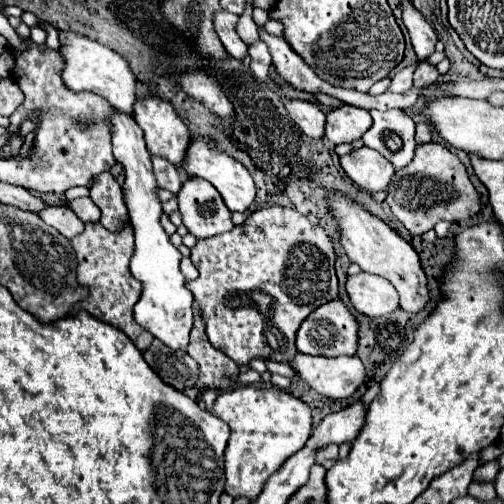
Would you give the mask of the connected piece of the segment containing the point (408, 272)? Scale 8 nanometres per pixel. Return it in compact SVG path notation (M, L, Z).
M327 192L327 198L331 200L331 210L341 230L341 246L345 248L349 260L359 264L361 270L389 280L401 296L399 306L409 314L419 314L429 302L429 288L427 288L427 276L421 268L419 256L411 248L411 244L405 242L397 232L393 232L383 220L369 214L347 196L339 192Z

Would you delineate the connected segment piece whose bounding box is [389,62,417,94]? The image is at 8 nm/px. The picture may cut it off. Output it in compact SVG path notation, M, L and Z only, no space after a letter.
M417 62L411 64L411 66L407 66L407 68L403 68L401 72L397 72L397 74L393 76L393 80L391 80L391 88L389 88L389 90L391 90L391 92L397 92L397 94L407 92L407 90L411 88L411 78L413 78L415 68L417 68Z

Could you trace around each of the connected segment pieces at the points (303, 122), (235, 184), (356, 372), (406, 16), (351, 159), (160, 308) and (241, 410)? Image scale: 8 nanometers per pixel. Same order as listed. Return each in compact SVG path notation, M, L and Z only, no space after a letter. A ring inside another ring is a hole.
M283 98L283 104L291 116L291 120L301 128L301 132L309 138L323 138L325 134L325 114L321 112L321 108L313 102L305 102L305 100L289 100Z
M195 134L191 136L189 152L185 156L185 164L181 164L181 170L189 178L209 180L219 190L219 194L223 196L223 200L231 212L245 212L251 206L251 202L255 200L255 184L253 184L253 178L247 172L247 168L241 162L237 162L235 158L231 158L219 150L211 150L201 136L195 136Z
M297 352L289 366L305 384L333 400L349 398L365 382L365 368L357 356L325 358Z
M411 4L403 8L403 24L409 32L409 38L415 48L417 58L425 60L435 50L435 42L437 42L437 34L433 32L431 24Z
M367 146L353 150L347 156L341 156L339 164L359 188L365 188L369 192L387 190L387 184L395 172L389 160L385 160L377 150Z
M115 110L111 114L113 132L113 156L123 166L123 200L129 210L129 220L135 232L135 252L131 256L129 270L141 282L141 298L133 308L135 322L159 338L173 350L185 350L189 344L189 332L193 324L193 294L185 286L185 276L179 270L181 252L169 242L167 232L161 226L161 200L157 196L157 182L151 168L151 154L145 148L143 132L135 124L131 114Z
M239 386L217 396L211 414L219 416L231 428L225 450L225 492L233 498L245 496L255 500L265 480L295 452L299 452L311 436L311 408L291 392L281 388Z

